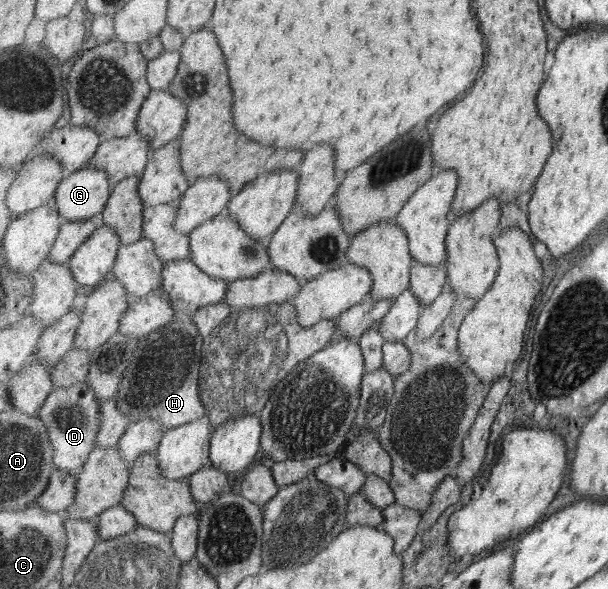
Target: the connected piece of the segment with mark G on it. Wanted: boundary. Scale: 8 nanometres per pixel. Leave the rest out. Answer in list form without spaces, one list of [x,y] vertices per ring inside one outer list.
[[[91,165],[67,174],[55,194],[60,214],[68,221],[83,221],[103,214],[112,187],[109,174]]]

